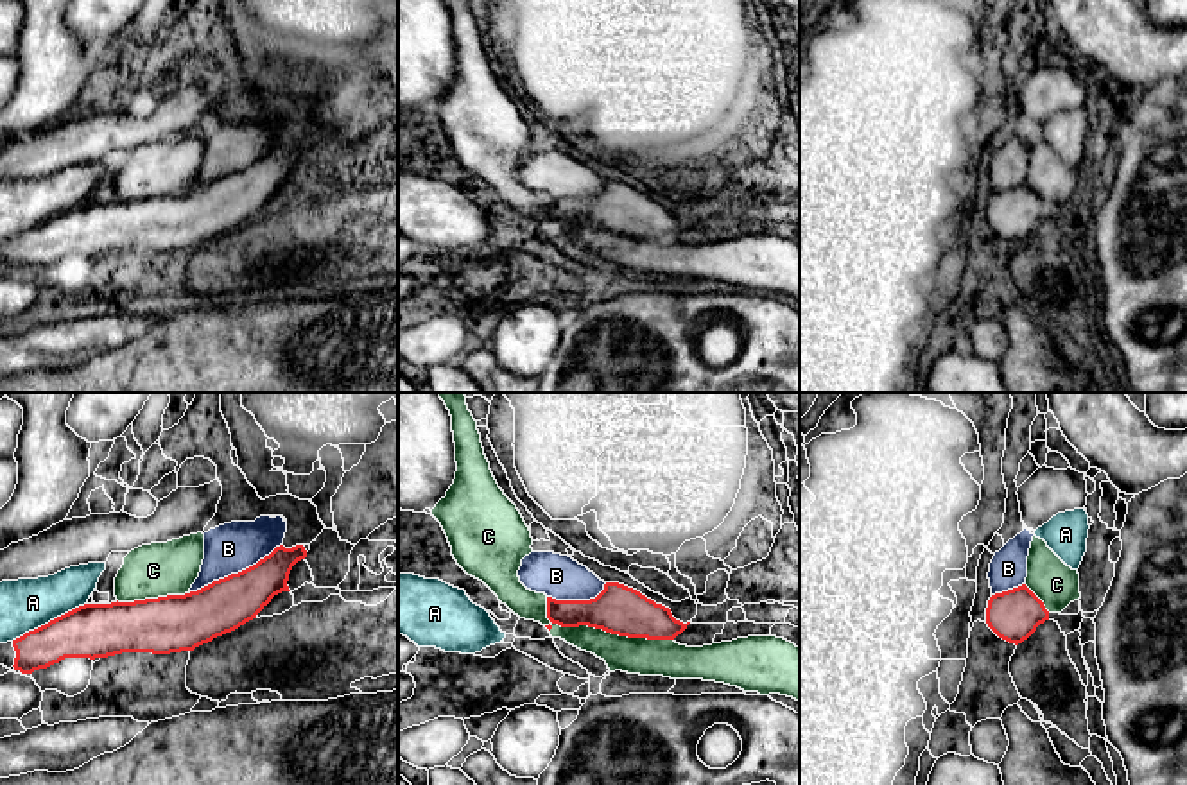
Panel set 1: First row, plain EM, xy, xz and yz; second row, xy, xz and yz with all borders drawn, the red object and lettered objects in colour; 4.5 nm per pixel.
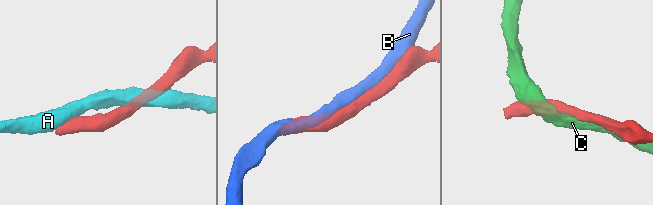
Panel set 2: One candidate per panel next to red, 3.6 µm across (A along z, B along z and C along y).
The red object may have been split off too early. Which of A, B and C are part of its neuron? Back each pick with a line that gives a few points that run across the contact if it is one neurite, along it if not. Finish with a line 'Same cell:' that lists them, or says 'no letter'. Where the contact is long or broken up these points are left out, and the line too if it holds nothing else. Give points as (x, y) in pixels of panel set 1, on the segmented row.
Same cell: no letter

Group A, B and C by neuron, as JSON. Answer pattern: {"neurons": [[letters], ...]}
{"neurons": [["A"], ["B"], ["C"]]}

